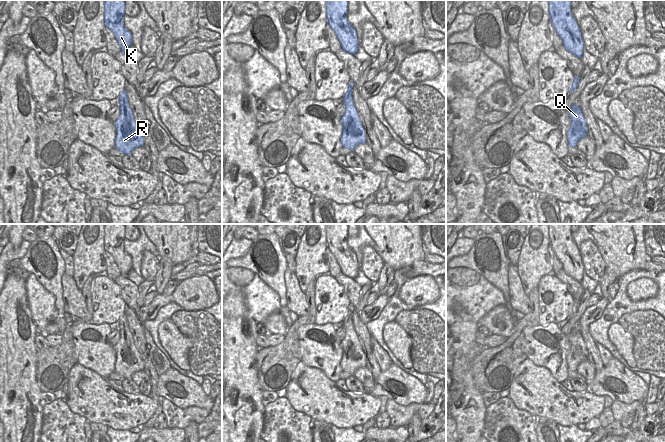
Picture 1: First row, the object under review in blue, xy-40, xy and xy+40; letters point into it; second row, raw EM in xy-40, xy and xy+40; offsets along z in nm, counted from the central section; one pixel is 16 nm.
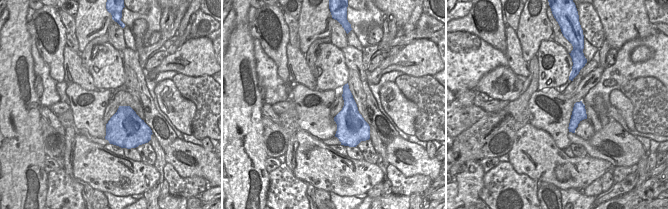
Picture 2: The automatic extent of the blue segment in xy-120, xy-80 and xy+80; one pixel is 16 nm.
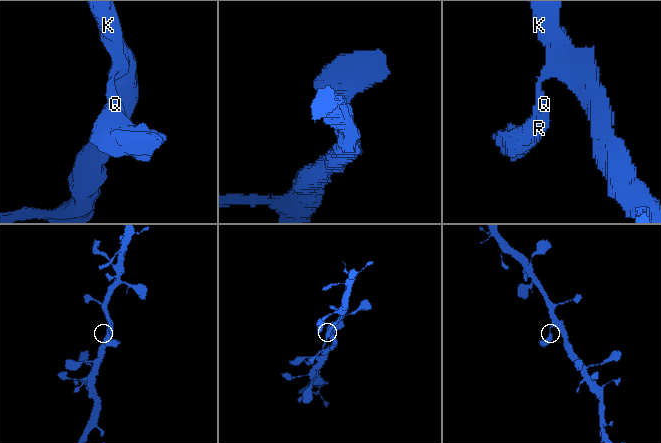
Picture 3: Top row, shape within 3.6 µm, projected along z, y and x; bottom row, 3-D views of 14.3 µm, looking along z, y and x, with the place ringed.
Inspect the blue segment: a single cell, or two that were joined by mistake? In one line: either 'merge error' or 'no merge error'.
no merge error

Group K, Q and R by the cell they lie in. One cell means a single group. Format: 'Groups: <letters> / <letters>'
Groups: K Q R

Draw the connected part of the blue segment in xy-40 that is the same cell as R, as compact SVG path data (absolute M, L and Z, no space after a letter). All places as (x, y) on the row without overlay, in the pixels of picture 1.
M125 312L119 319L120 339L114 346L116 351L115 372L124 379L131 379L135 372L144 370L144 361L134 345Z

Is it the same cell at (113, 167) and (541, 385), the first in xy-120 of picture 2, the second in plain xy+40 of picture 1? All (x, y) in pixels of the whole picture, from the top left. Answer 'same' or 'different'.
same

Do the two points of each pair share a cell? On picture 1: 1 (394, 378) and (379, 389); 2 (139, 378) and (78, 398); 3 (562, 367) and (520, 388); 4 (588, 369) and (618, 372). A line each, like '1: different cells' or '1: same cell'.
1: same cell
2: different cells
3: different cells
4: different cells

